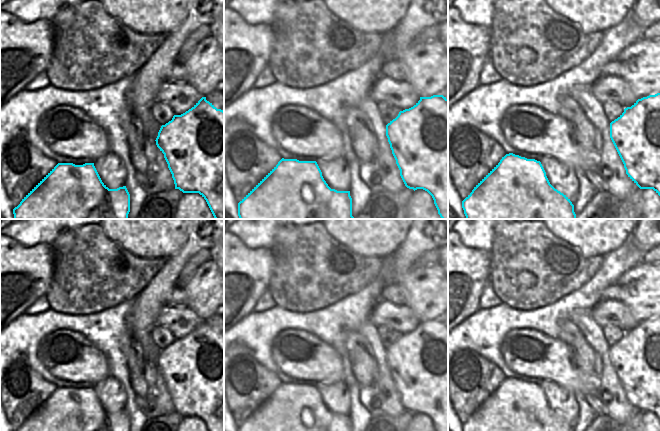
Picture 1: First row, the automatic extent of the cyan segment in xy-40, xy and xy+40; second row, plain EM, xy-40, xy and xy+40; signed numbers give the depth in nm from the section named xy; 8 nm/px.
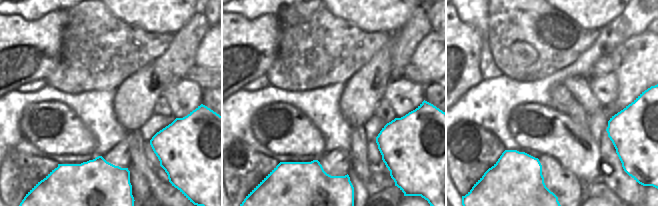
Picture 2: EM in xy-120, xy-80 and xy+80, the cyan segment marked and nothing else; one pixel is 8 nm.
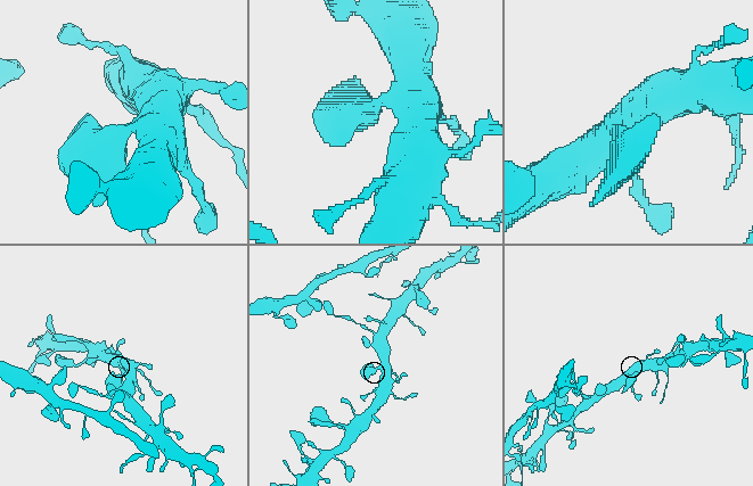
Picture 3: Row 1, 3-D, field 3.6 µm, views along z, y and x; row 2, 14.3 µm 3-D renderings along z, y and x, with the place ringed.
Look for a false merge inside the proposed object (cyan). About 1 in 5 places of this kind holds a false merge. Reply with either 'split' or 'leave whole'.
leave whole

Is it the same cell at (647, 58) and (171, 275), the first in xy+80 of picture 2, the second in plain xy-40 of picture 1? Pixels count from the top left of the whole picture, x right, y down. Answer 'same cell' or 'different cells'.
different cells

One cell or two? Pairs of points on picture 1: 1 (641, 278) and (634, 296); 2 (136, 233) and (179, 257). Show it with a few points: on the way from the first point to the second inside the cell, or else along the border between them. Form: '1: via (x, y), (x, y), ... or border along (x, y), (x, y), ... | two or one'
1: via (641, 282), (641, 289), (638, 292) | one
2: border along (187, 234), (184, 244), (166, 259) | two

